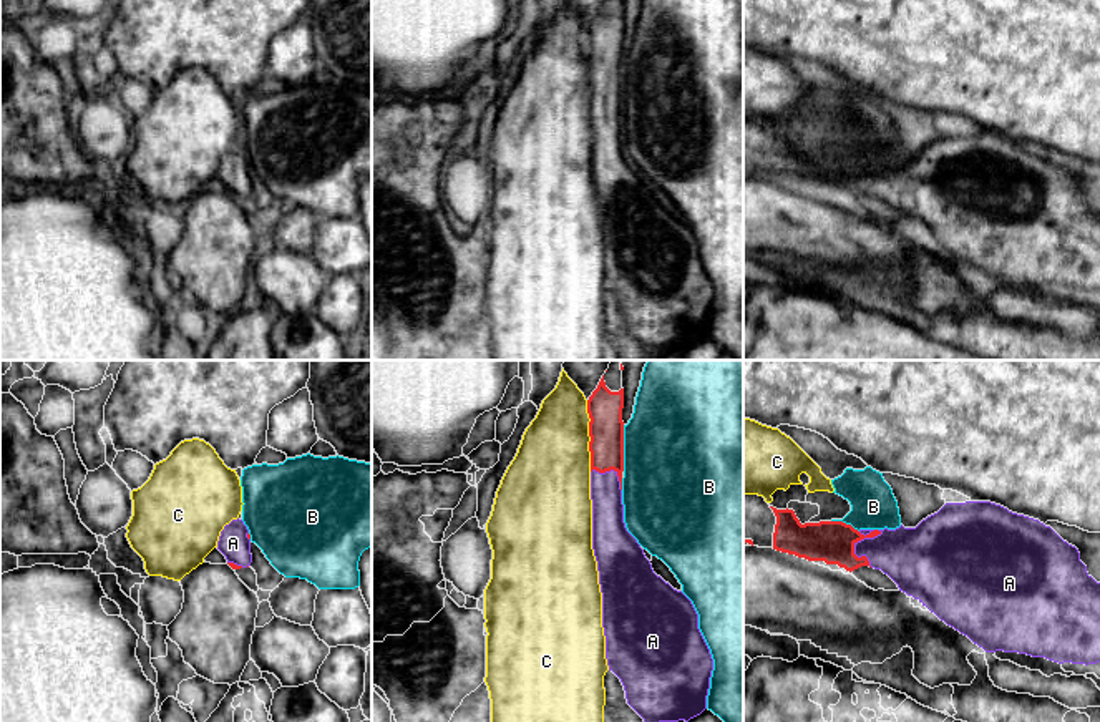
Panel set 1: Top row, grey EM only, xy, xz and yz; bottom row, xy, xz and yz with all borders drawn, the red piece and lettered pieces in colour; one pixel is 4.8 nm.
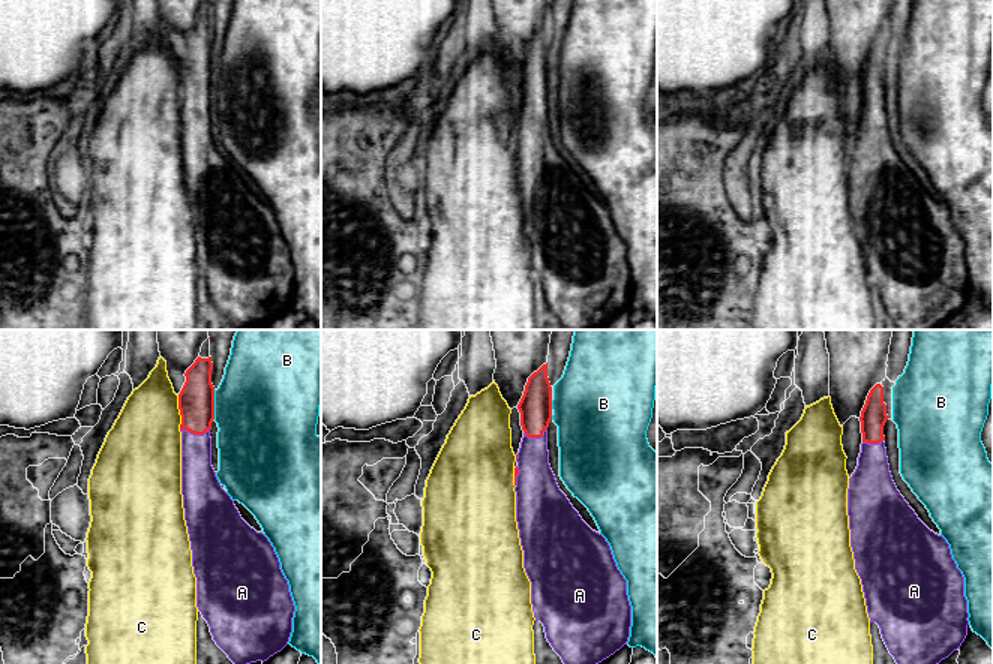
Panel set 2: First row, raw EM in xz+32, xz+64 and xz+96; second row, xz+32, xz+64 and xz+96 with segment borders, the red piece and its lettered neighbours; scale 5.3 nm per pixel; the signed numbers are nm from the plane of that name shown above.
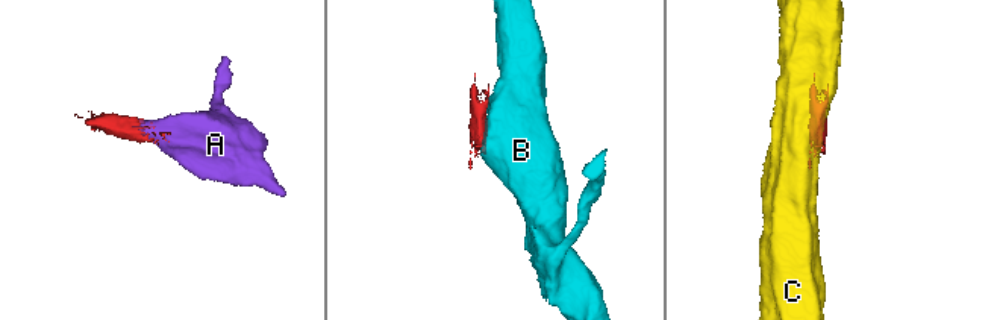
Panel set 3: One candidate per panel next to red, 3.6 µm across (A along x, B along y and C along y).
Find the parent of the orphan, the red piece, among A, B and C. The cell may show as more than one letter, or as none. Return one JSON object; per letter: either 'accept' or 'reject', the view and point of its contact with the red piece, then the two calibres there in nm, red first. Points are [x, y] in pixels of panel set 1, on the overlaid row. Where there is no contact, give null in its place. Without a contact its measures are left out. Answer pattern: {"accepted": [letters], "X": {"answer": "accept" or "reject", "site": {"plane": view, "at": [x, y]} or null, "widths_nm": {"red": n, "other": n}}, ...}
{"accepted": ["A"], "A": {"answer": "accept", "site": {"plane": "yz", "at": [853, 546]}, "widths_nm": {"red": 200, "other": 260}}, "B": {"answer": "reject", "site": {"plane": "xz", "at": [623, 448]}, "widths_nm": {"red": 180, "other": 500}}, "C": {"answer": "reject", "site": {"plane": "xz", "at": [589, 435]}, "widths_nm": {"red": 180, "other": 380}}}

